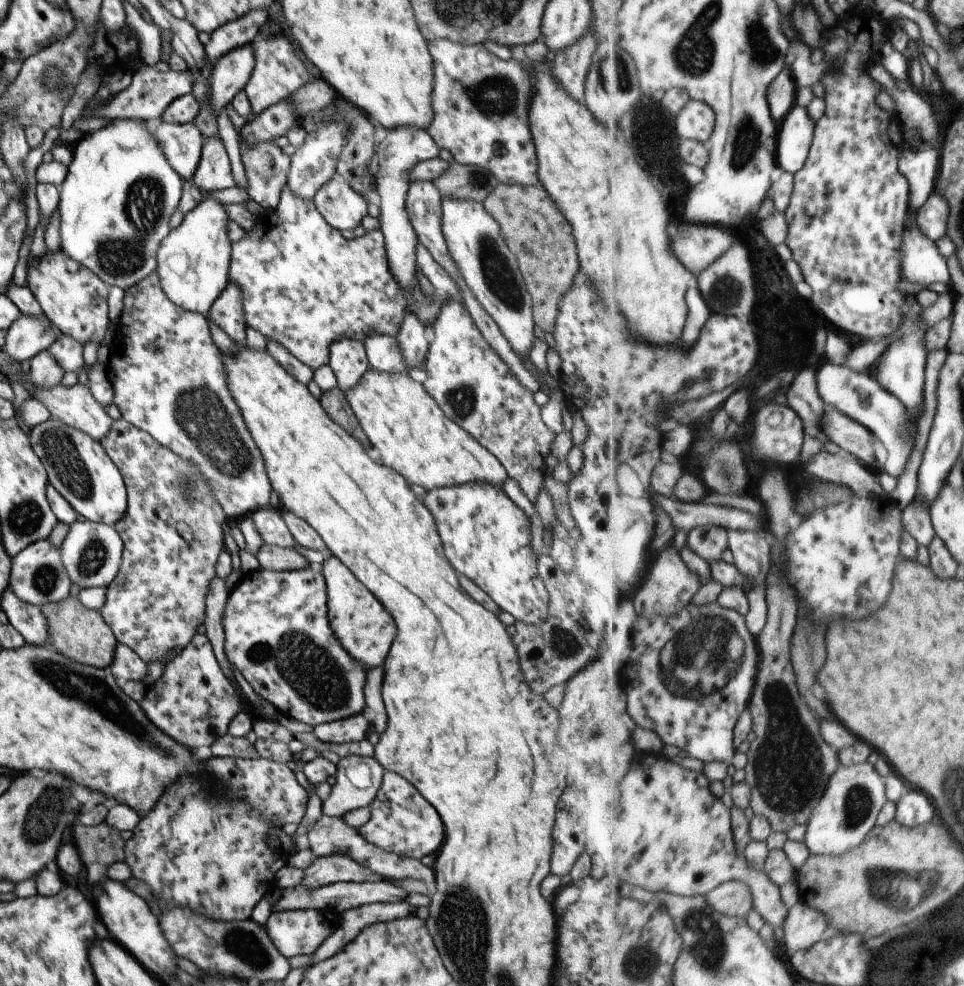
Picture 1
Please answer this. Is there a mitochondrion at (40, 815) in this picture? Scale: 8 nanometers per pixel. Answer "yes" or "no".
yes

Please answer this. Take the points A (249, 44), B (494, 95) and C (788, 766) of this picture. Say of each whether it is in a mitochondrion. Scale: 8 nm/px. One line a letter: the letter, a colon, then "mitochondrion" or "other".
A: other
B: mitochondrion
C: mitochondrion

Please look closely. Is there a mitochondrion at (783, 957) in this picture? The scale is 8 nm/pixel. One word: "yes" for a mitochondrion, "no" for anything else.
no

